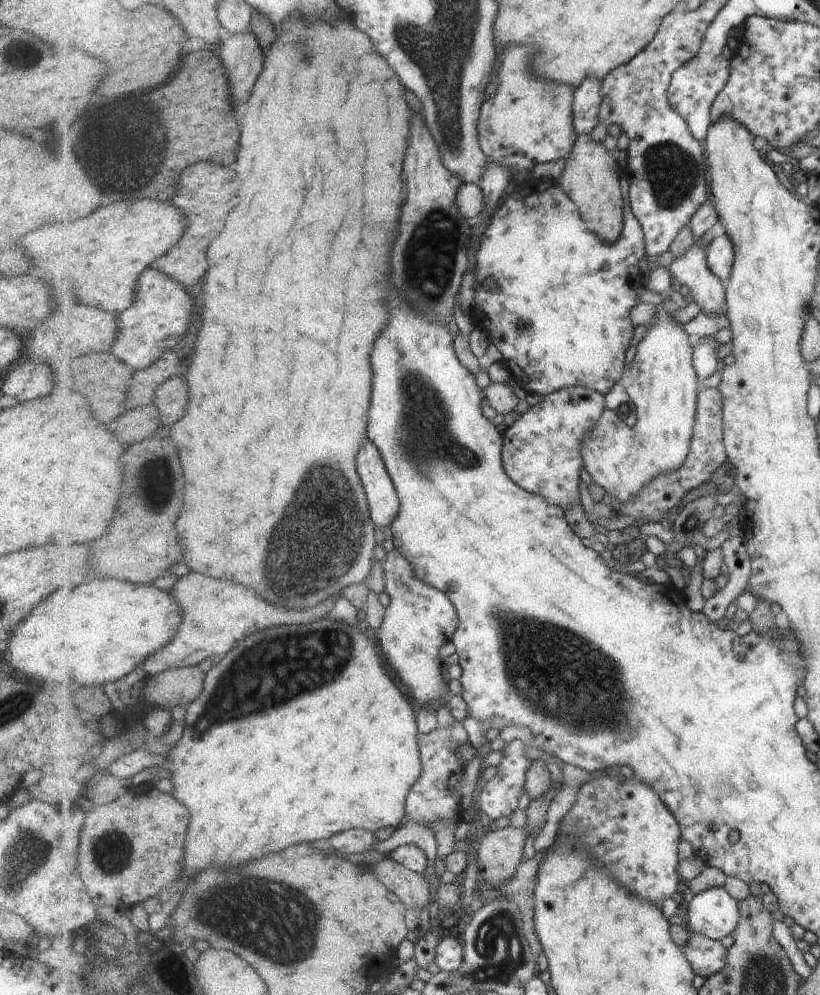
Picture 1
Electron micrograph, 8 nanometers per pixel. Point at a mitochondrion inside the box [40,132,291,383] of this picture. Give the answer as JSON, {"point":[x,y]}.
{"point":[102,159]}

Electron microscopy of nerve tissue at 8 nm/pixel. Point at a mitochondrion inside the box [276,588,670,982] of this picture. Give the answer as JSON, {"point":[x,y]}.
{"point":[594,701]}

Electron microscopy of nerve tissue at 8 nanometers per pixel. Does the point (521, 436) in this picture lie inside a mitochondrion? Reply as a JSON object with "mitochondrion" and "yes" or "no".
{"mitochondrion":"no"}

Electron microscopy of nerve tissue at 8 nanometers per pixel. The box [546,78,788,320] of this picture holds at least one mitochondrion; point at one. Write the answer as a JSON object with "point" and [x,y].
{"point":[672,172]}

